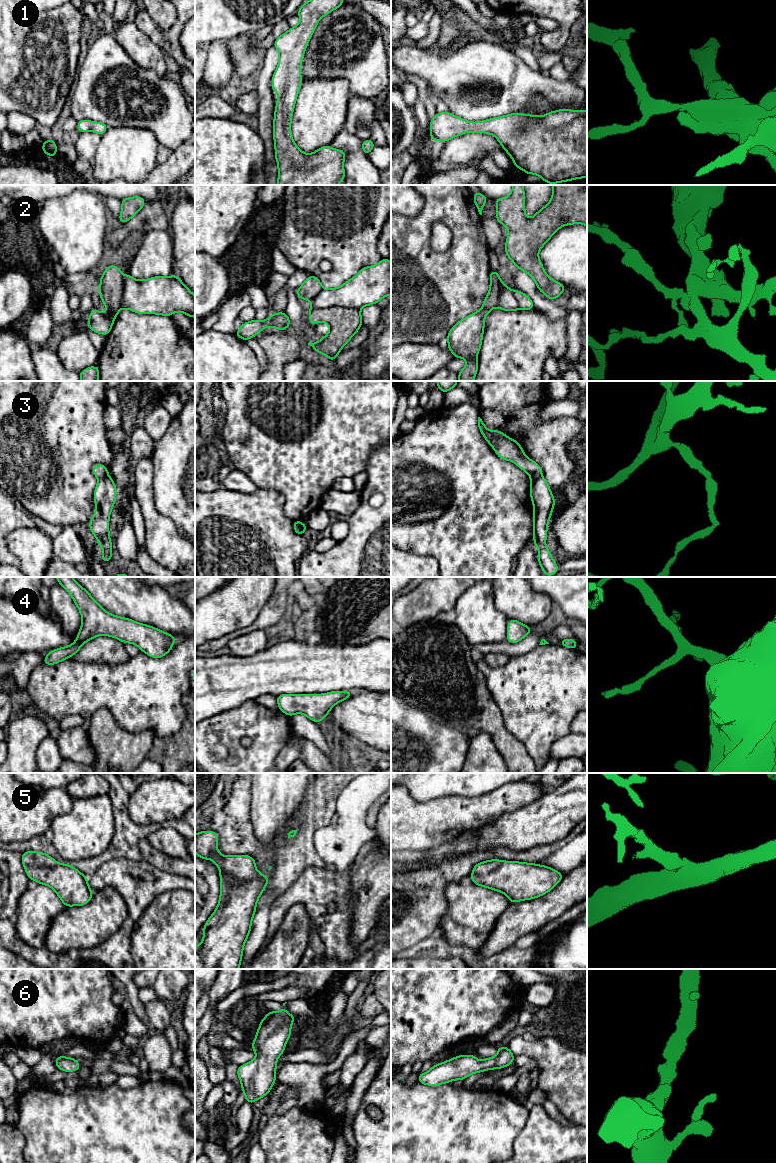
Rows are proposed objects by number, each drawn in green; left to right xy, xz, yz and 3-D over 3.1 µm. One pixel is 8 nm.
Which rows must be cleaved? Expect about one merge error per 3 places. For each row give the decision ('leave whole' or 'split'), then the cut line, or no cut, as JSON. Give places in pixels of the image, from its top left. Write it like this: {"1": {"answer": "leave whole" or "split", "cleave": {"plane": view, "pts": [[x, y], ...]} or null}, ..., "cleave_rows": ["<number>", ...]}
{"1": {"answer": "leave whole", "cleave": null}, "2": {"answer": "split", "cleave": {"plane": "xz", "pts": [[359, 309], [330, 306], [315, 308], [309, 313]]}}, "3": {"answer": "split", "cleave": {"plane": "yz", "pts": [[541, 476], [531, 480]]}}, "4": {"answer": "leave whole", "cleave": null}, "5": {"answer": "leave whole", "cleave": null}, "6": {"answer": "leave whole", "cleave": null}, "cleave_rows": ["2", "3"]}

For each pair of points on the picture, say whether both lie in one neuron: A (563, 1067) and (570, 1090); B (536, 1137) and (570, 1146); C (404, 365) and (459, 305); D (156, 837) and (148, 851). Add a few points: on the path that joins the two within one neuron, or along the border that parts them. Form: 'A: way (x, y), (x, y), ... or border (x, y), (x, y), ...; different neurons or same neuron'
A: way (565, 1073), (570, 1078), (570, 1084); same neuron
B: way (544, 1145), (562, 1146); same neuron
C: border (401, 343), (437, 345); different neurons
D: border (146, 838), (154, 847), (171, 857); different neurons

